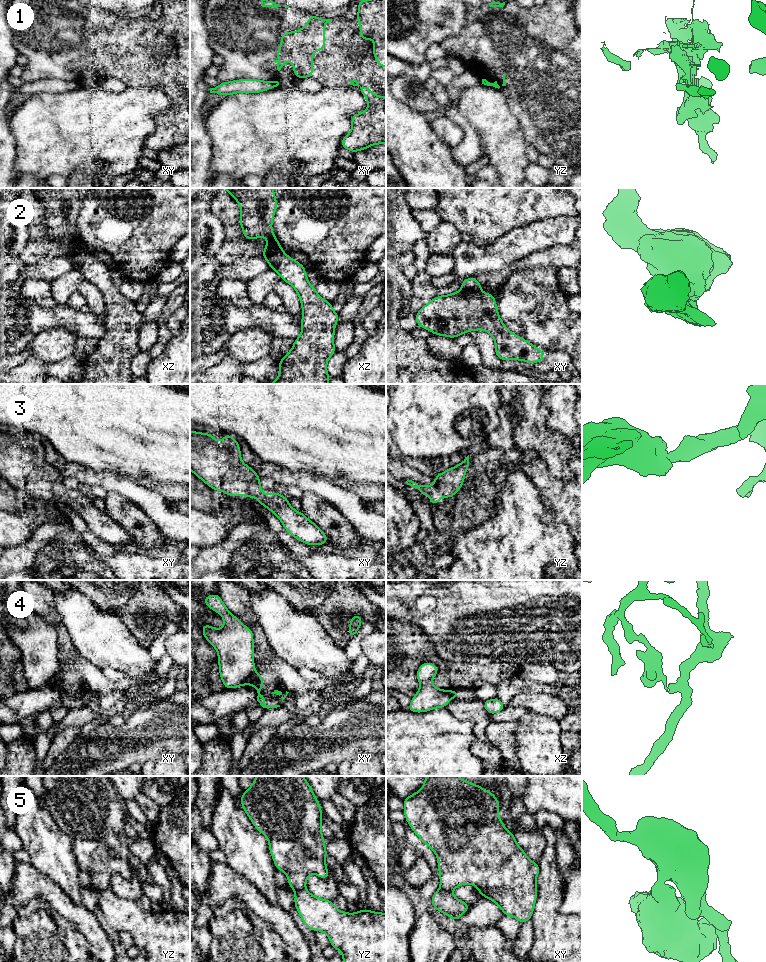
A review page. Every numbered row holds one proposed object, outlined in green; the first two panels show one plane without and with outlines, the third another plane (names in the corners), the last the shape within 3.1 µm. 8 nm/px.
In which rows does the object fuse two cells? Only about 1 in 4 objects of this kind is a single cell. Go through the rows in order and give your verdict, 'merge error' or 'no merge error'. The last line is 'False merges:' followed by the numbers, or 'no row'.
1: merge error
2: merge error
3: no merge error
4: merge error
5: merge error
False merges: 1, 2, 4, 5

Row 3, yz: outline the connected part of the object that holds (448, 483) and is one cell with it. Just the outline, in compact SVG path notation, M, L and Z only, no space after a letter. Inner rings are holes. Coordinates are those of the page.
M469 455L455 467L450 467L448 470L439 473L434 478L435 483L431 486L420 485L412 480L407 480L406 484L415 489L420 490L422 497L425 497L428 492L431 492L429 501L431 505L438 505L441 502L439 498L451 498L453 497L463 486L465 474L470 467Z

